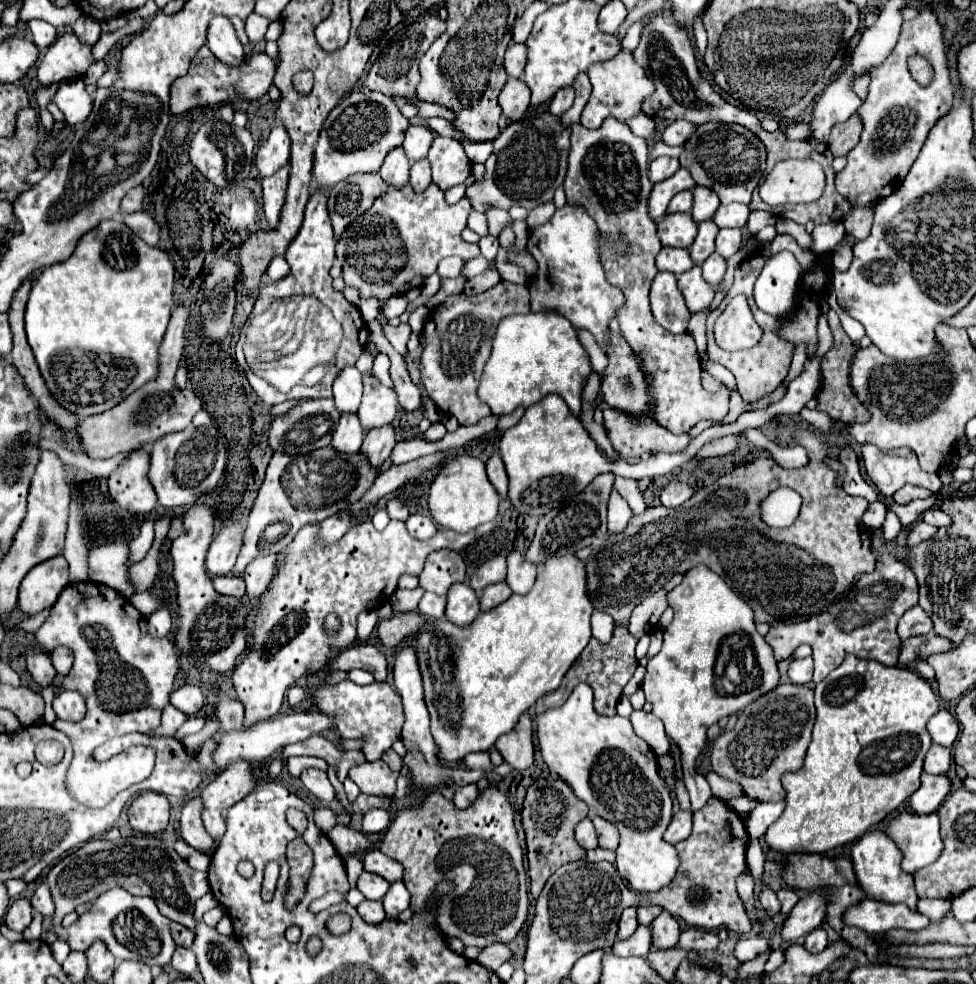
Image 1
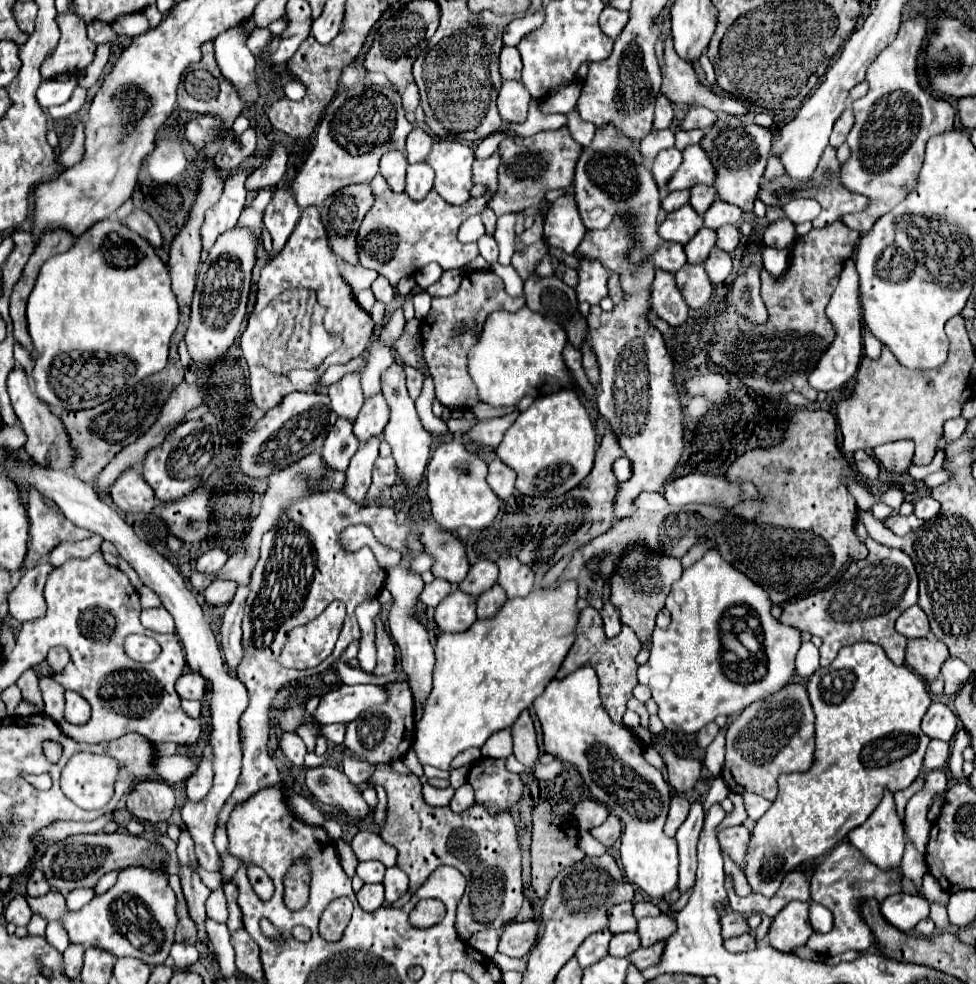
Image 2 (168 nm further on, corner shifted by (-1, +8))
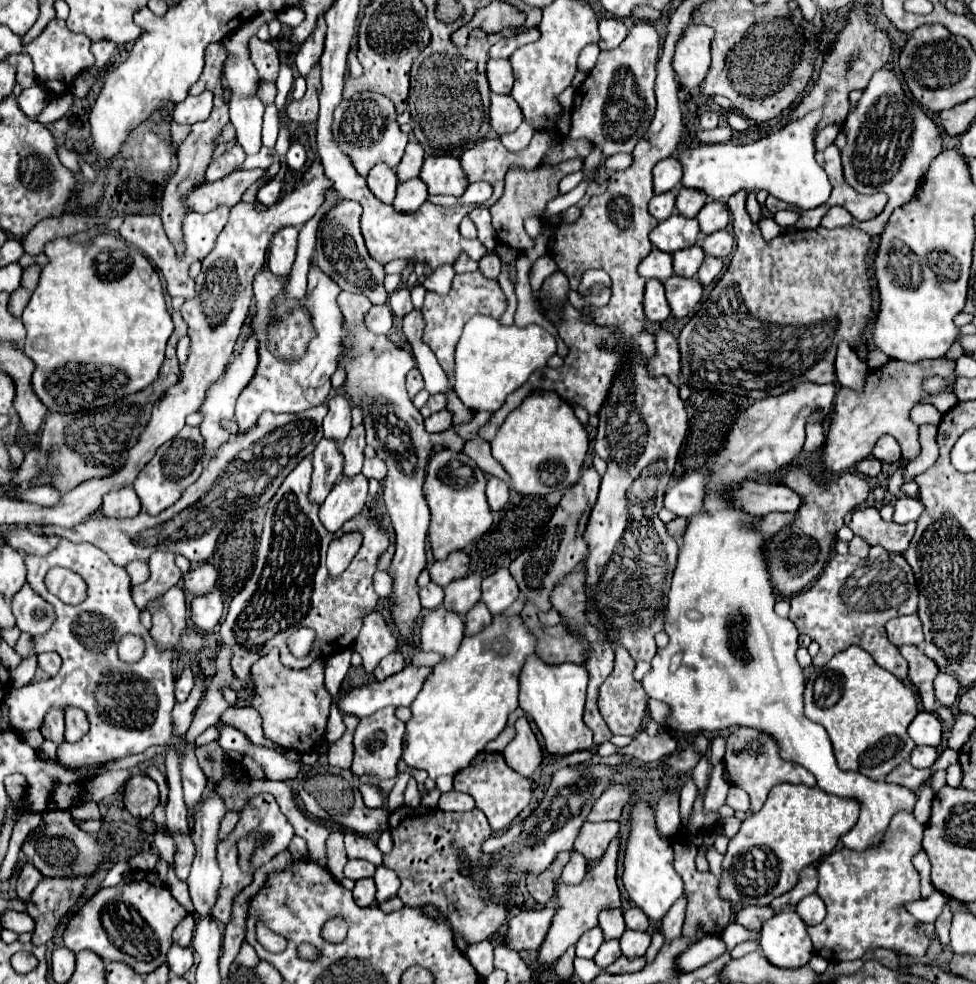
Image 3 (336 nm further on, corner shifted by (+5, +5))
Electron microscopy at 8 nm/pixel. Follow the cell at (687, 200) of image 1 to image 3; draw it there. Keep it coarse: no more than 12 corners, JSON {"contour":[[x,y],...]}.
{"contour":[[674,192],[656,194],[648,212],[664,222],[674,214]]}

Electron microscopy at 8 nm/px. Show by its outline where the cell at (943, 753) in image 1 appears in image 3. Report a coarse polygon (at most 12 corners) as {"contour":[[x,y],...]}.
{"contour":[[916,746],[910,754],[914,768],[930,768],[938,754],[934,746]]}

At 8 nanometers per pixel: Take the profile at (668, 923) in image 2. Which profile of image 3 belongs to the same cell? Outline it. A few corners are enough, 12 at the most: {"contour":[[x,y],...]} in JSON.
{"contour":[[626,930],[620,950],[626,958],[644,956],[648,932]]}

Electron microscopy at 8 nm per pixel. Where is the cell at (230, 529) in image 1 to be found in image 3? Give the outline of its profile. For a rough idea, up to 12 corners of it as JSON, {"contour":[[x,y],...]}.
{"contour":[[196,564],[184,574],[192,596],[214,592],[218,574],[210,564]]}

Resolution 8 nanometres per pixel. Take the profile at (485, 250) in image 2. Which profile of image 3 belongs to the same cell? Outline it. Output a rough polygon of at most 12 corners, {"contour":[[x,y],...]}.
{"contour":[[496,254],[482,258],[478,270],[488,280],[498,280],[500,260]]}

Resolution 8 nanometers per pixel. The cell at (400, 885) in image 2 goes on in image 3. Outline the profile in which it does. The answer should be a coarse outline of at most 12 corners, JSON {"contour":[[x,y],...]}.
{"contour":[[386,866],[376,868],[376,902],[394,898],[398,876]]}

